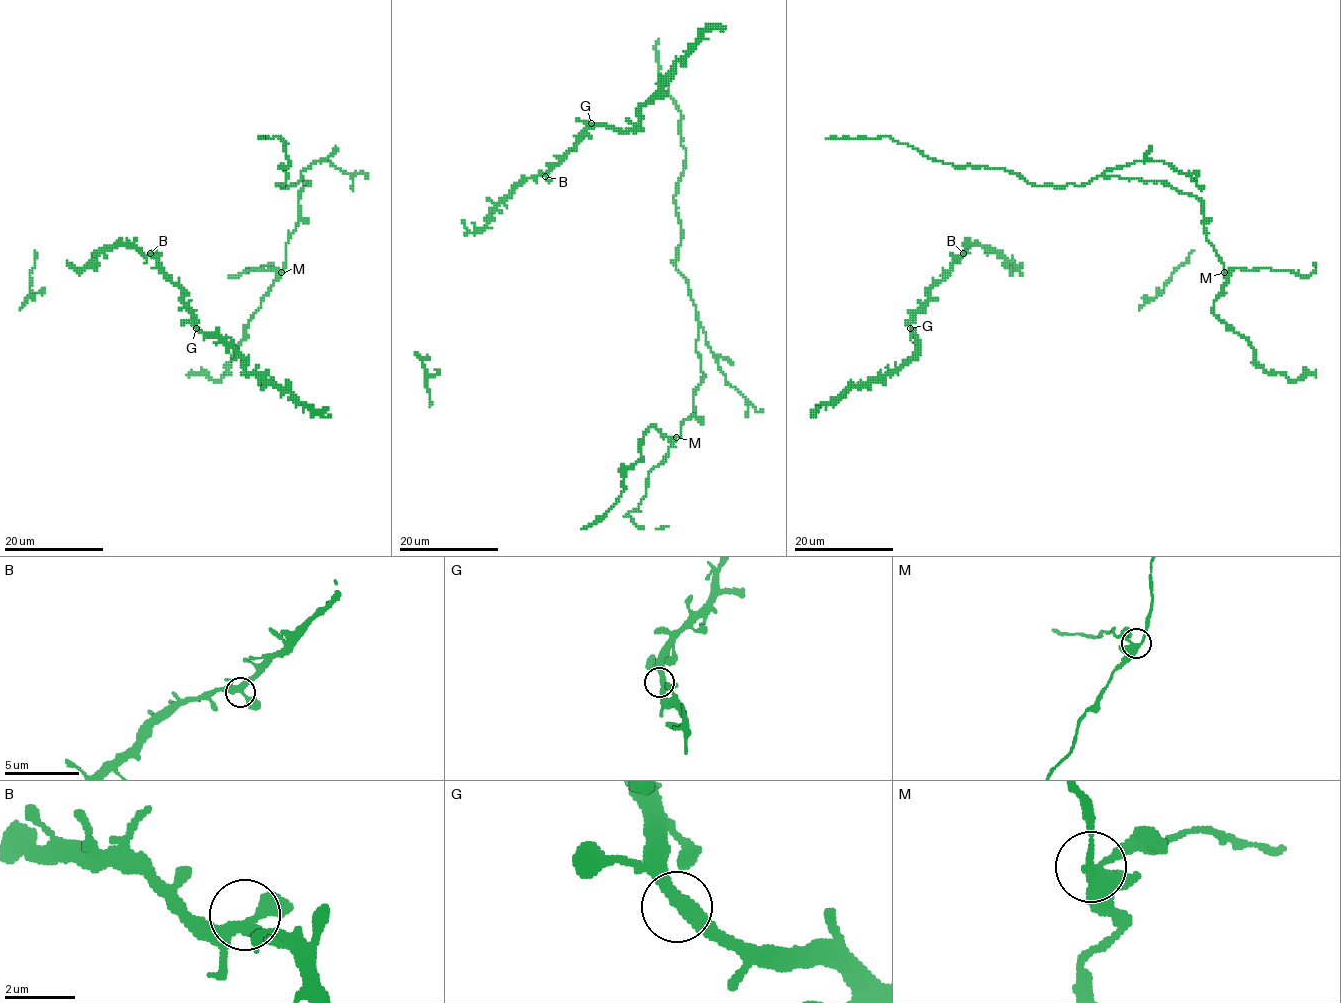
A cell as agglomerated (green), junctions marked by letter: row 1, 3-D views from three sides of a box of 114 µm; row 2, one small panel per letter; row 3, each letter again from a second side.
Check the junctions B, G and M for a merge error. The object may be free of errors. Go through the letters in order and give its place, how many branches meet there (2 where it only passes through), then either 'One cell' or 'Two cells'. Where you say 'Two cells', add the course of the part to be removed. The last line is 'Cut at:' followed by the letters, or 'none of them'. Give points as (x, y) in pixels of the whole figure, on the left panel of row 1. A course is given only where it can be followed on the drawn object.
B: Place: (150, 253). Branches: 4. One cell
G: Place: (196, 328). Branches: 3. One cell
M: Place: (281, 272). Branches: 4. Two cells
Cut at: M

